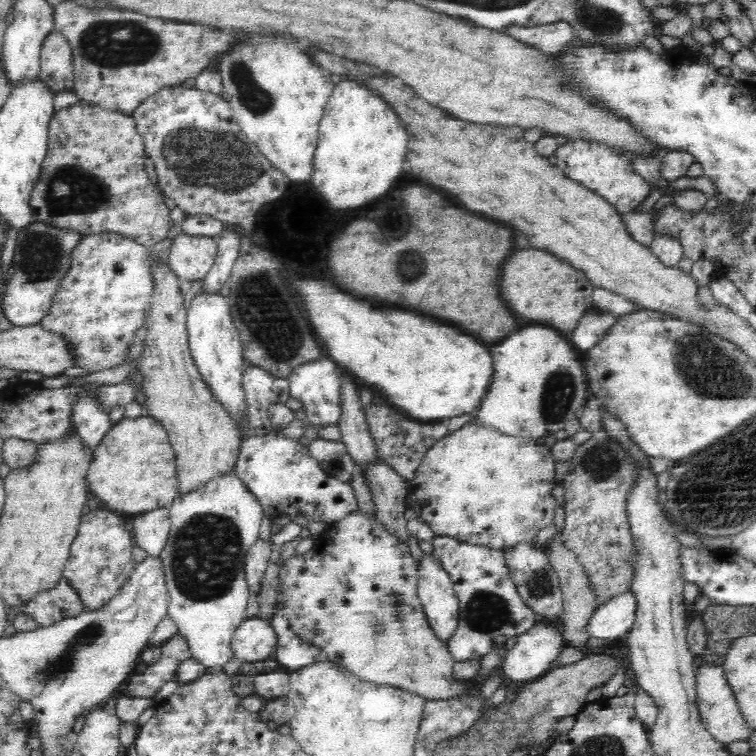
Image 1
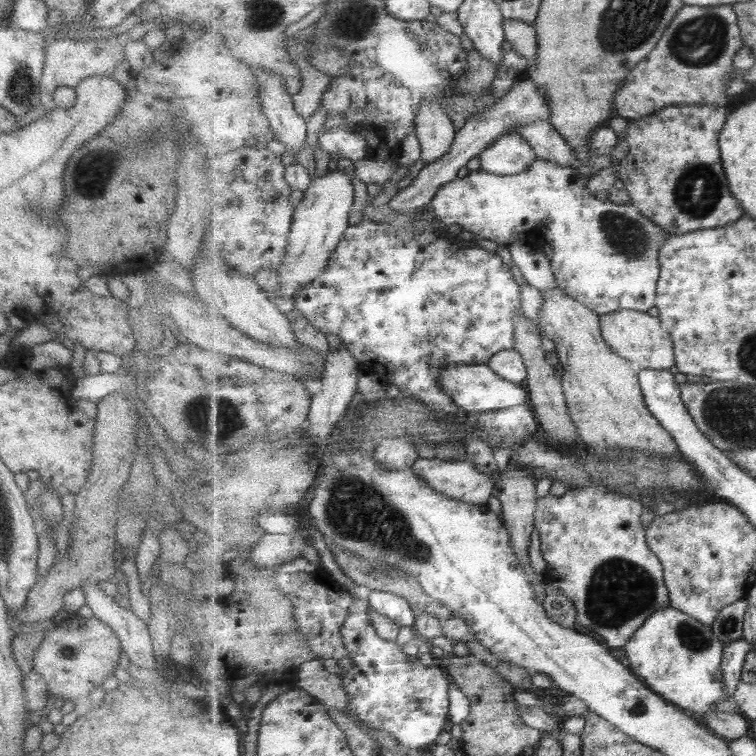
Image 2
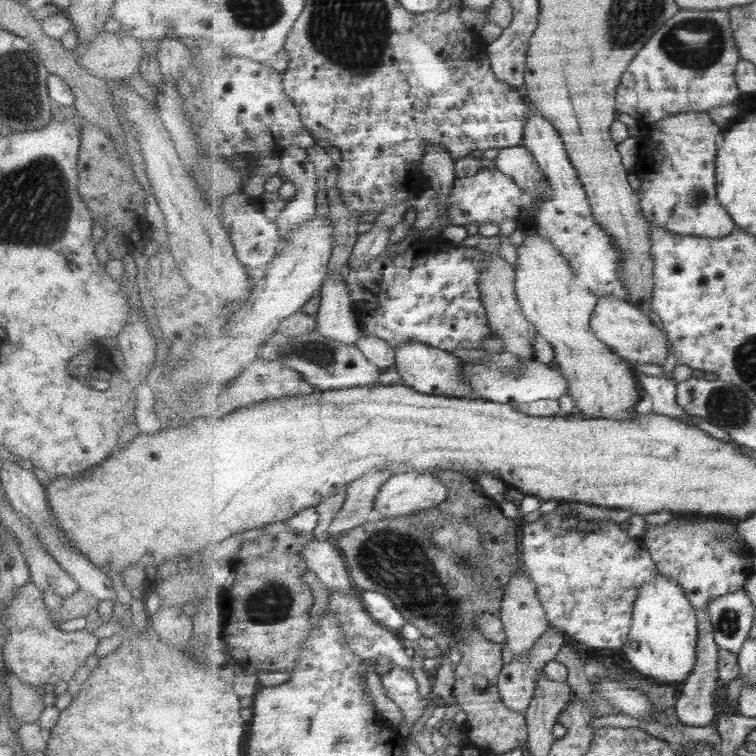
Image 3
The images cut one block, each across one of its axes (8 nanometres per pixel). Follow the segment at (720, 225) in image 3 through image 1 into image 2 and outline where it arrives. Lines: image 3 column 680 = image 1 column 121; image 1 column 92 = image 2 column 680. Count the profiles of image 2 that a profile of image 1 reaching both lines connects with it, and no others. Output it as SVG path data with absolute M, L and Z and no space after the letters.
M681 104L669 106L645 118L628 120L629 125L619 137L620 141L609 156L609 162L617 170L617 180L623 182L625 190L633 199L632 204L665 233L681 235L715 229L744 218L744 207L729 189L728 175L720 152L720 134L730 113L731 108L723 108L723 104Z

